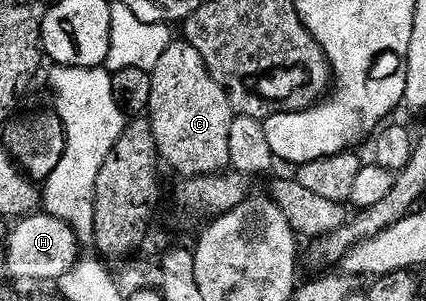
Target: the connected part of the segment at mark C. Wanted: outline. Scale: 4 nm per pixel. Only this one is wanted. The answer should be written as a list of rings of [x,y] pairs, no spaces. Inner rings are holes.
[[[176,39],[161,54],[161,62],[151,73],[151,85],[153,94],[149,98],[149,119],[153,138],[157,142],[162,163],[167,164],[175,172],[180,172],[180,177],[213,176],[226,172],[231,168],[229,158],[229,126],[237,115],[232,108],[227,91],[209,74],[205,66],[205,58],[186,39]]]

